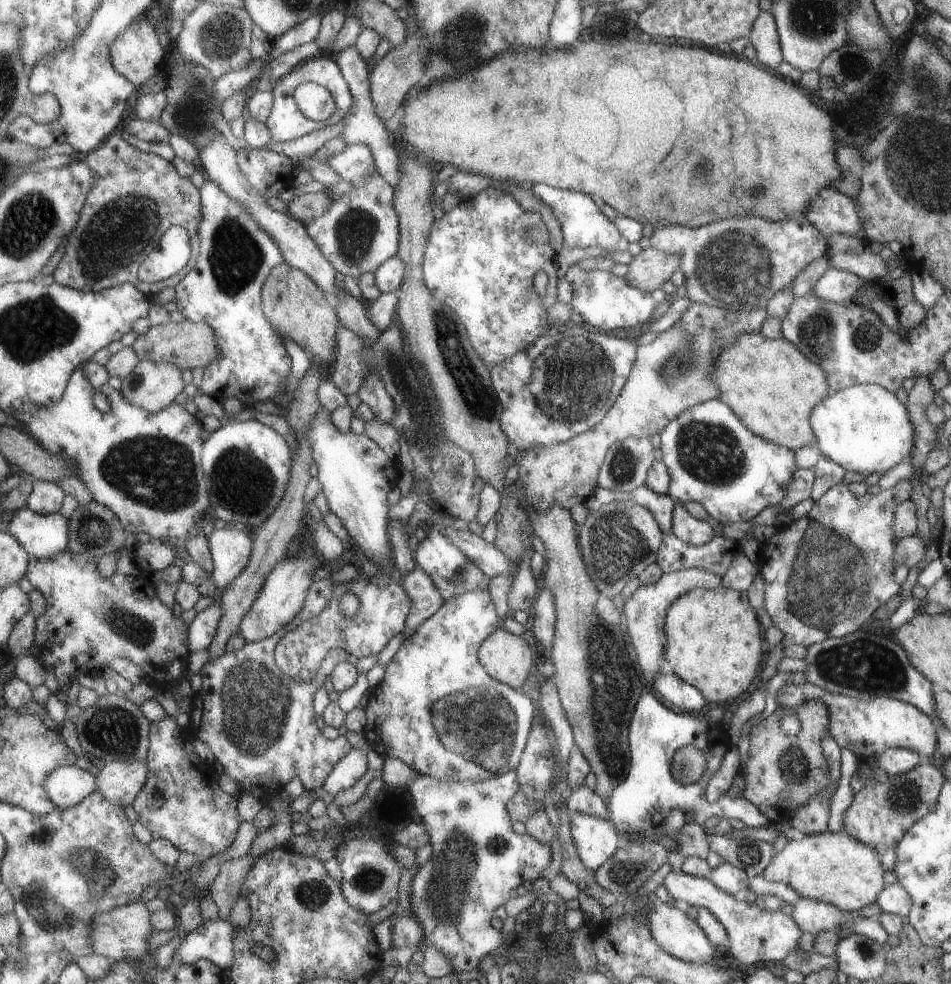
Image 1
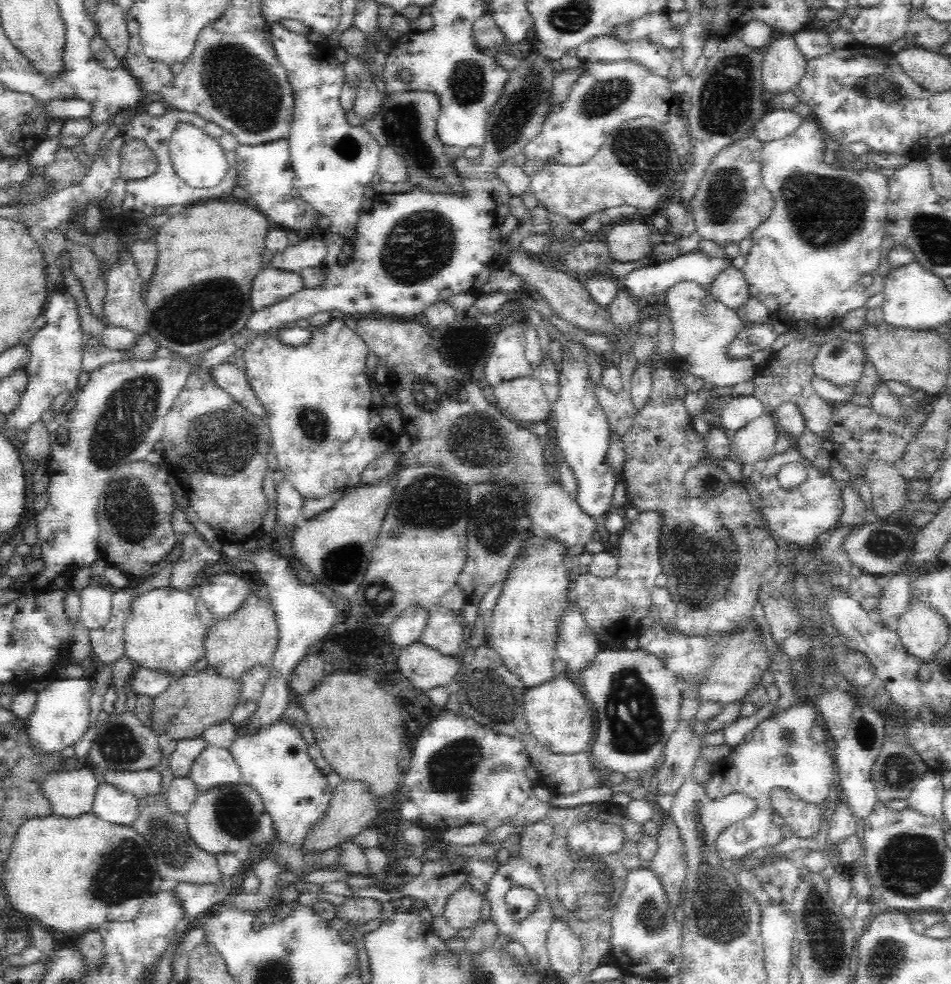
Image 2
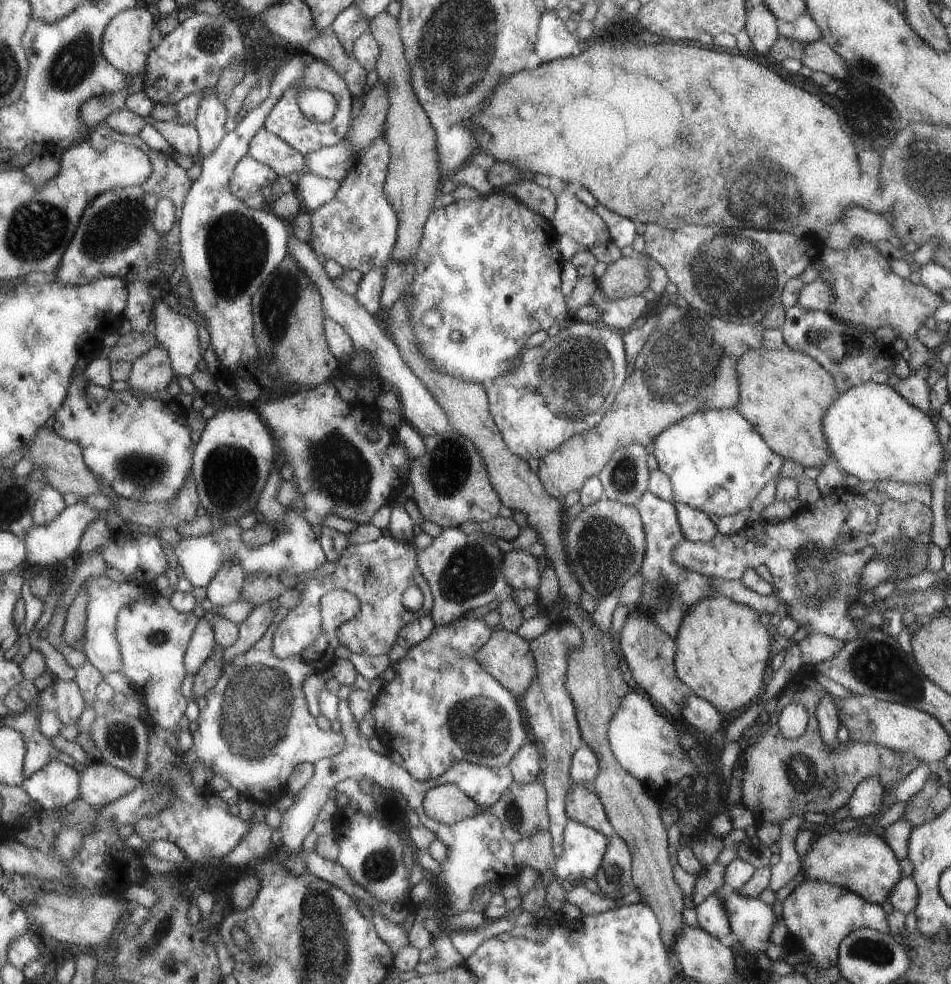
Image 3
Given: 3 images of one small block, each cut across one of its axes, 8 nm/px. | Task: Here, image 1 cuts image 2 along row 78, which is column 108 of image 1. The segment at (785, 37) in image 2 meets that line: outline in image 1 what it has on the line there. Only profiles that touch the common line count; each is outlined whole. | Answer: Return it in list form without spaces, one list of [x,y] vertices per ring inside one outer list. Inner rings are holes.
[[[146,758],[140,761],[111,761],[101,765],[101,771],[96,776],[97,791],[113,804],[127,808],[146,786],[149,775],[150,766]]]

